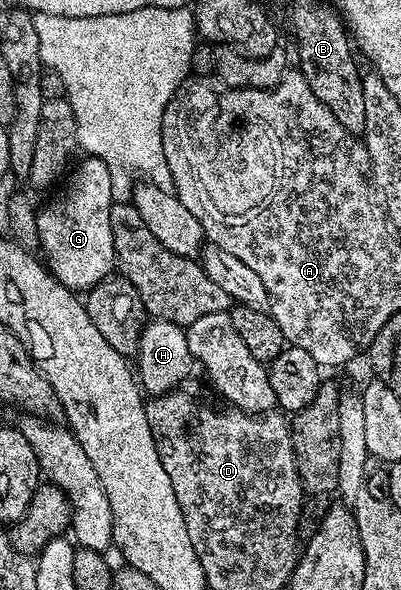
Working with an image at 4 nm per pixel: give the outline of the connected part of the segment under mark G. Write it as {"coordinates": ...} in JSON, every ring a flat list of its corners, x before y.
{"coordinates":[[87,155,82,159,86,160,78,160,65,177,66,189,51,204,37,209,41,255,50,275,71,290,89,290,116,268,110,221,110,207,116,203,116,189,110,167,99,156]]}

